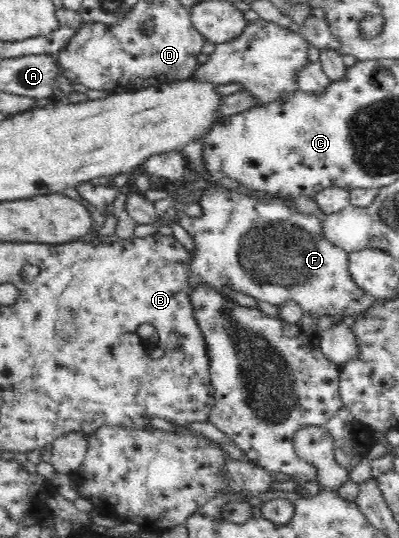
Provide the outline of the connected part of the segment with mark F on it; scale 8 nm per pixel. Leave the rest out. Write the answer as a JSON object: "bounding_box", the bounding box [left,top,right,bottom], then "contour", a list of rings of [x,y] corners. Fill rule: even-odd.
{"bounding_box":[177,184,374,323],"contour":[[[217,184],[208,187],[198,203],[202,213],[195,219],[187,218],[182,209],[177,213],[180,226],[194,239],[192,271],[188,275],[192,290],[196,284],[206,282],[228,297],[232,297],[234,293],[244,293],[275,306],[286,300],[296,300],[304,312],[316,314],[318,317],[334,316],[334,323],[340,322],[344,314],[353,316],[366,311],[374,303],[374,299],[363,293],[352,281],[347,270],[349,253],[322,238],[320,229],[323,219],[320,217],[304,215],[281,198],[254,199],[238,193],[235,188],[228,189]]]}

